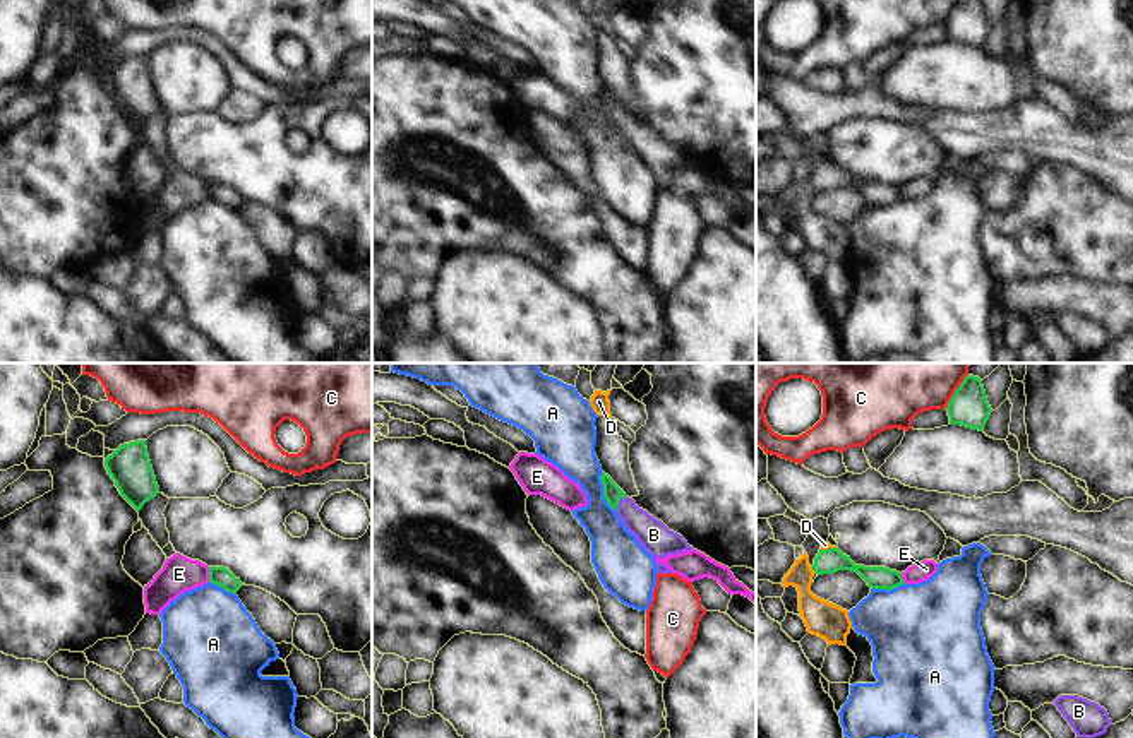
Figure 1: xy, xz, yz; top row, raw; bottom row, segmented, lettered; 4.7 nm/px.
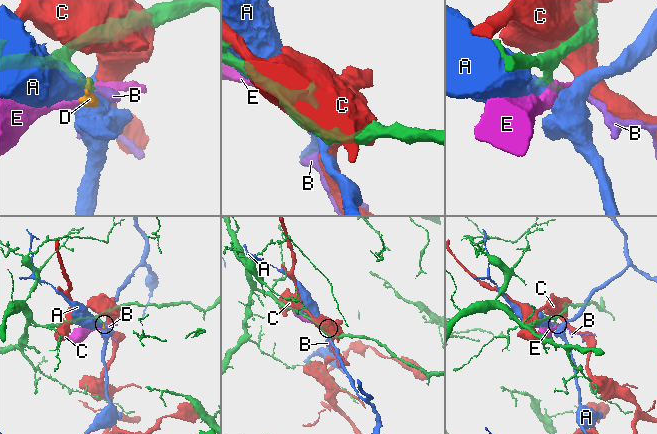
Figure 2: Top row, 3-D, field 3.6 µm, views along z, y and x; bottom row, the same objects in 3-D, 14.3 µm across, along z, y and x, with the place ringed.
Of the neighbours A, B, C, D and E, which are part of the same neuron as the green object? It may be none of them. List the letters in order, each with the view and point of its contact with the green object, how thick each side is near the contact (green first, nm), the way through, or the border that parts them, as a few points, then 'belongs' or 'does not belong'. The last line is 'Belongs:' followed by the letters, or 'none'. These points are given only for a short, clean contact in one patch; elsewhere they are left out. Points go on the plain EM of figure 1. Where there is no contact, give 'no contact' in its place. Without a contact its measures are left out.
A: xz (604, 108) | 90/200 nm | does not belong
B: xz (617, 119) | 90/150 nm | across xz (612, 110), (617, 119), (653, 151) | belongs
C: yz (953, 12) | 180/180 nm | does not belong
D: yz (813, 185) | 120/170 nm | across yz (830, 177), (813, 185), (804, 213), (823, 235) | belongs
E: xy (209, 190) | 90/170 nm | along xy (208, 184), (209, 197) | does not belong
Belongs: B, D

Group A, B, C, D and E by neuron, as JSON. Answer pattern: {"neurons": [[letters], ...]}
{"neurons": [["A"], ["B", "D"], ["C"], ["E"]]}

